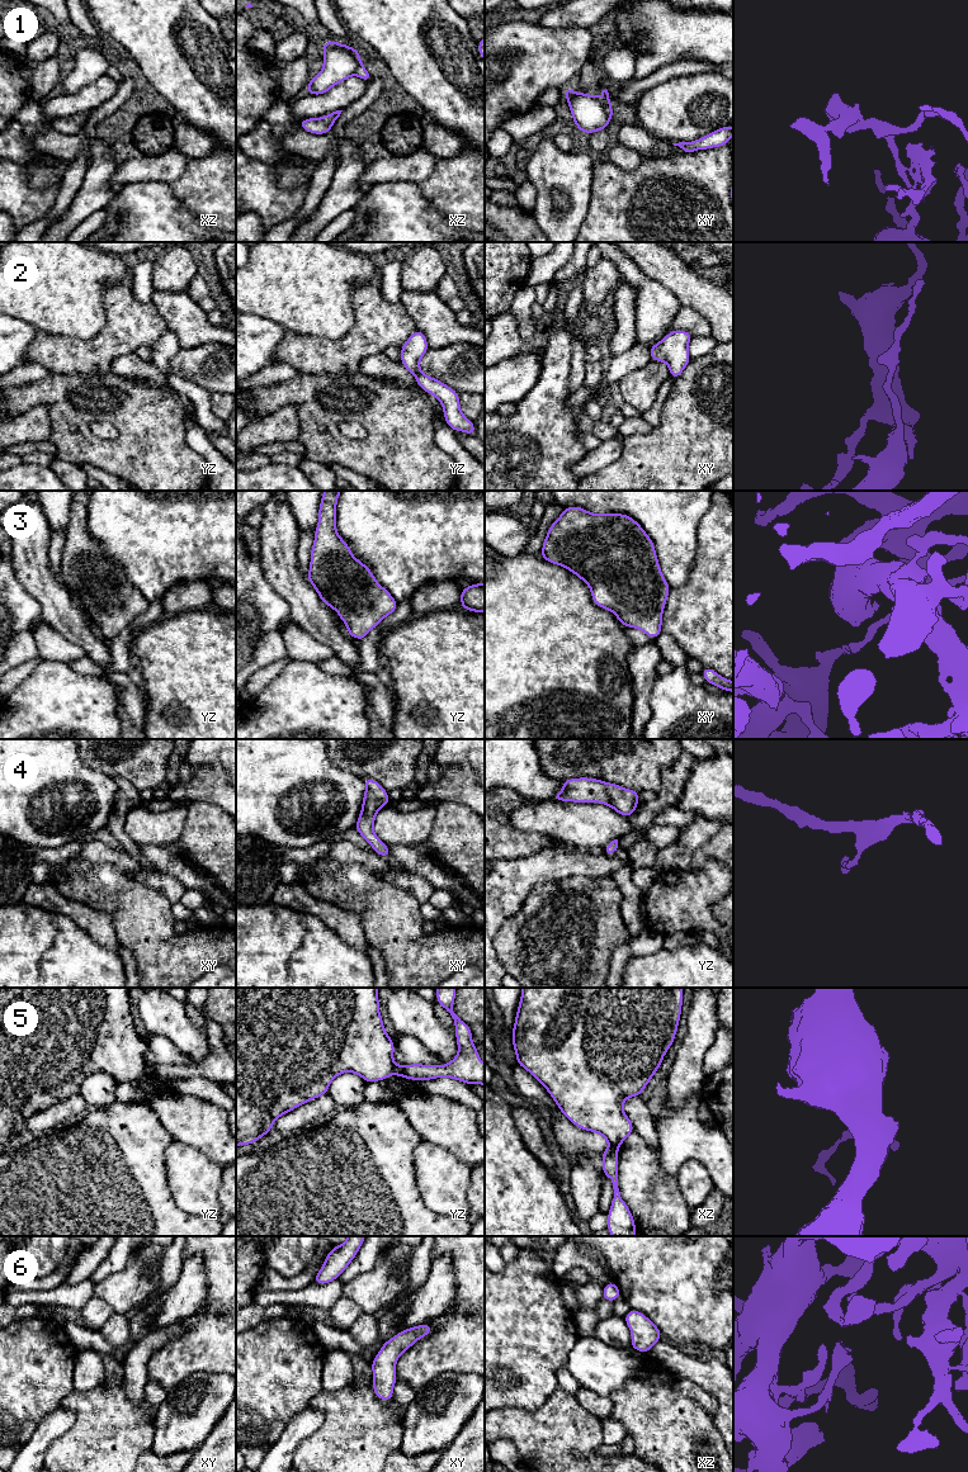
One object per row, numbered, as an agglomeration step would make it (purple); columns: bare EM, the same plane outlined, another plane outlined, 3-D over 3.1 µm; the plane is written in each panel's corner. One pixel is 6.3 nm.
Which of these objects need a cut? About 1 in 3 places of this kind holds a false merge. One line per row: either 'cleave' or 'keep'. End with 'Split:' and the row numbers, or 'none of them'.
1: cleave
2: keep
3: keep
4: keep
5: cleave
6: keep
Split: 1, 5

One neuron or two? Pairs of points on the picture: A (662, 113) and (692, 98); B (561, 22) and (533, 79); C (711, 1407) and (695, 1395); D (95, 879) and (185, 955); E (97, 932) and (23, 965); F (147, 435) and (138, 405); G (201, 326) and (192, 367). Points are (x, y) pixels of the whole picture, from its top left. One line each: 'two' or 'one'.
A: one
B: two
C: one
D: one
E: two
F: one
G: two

